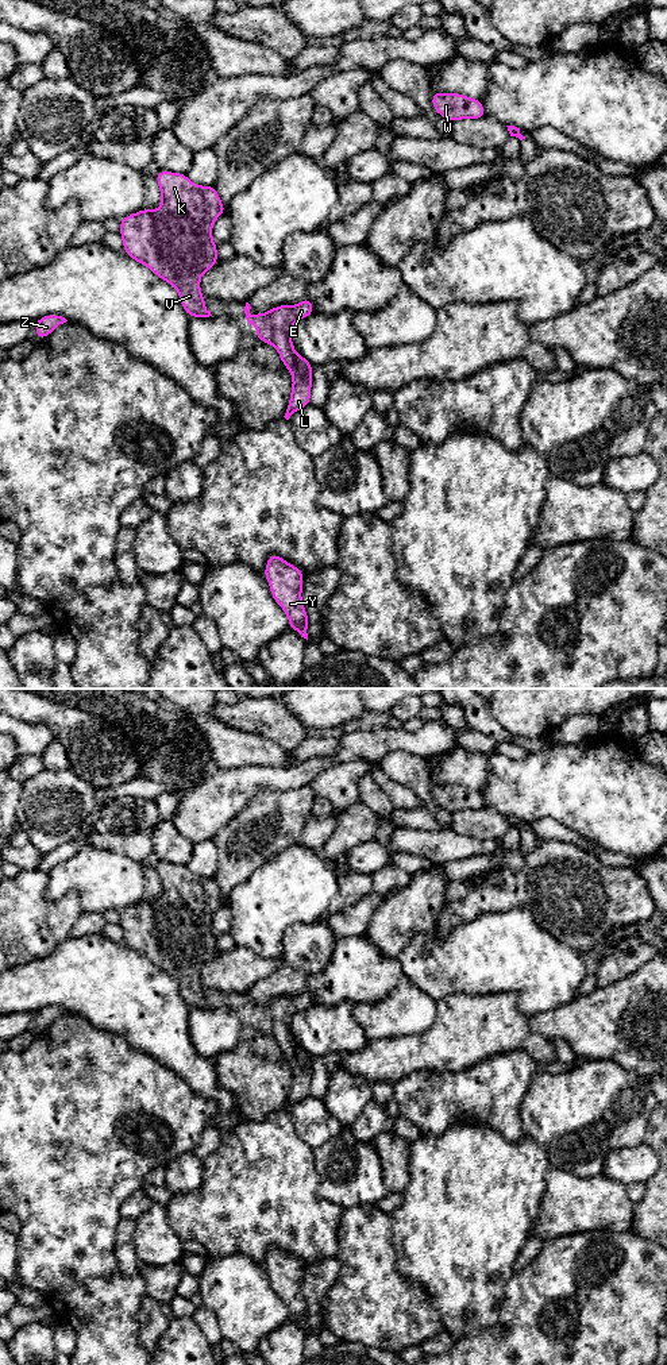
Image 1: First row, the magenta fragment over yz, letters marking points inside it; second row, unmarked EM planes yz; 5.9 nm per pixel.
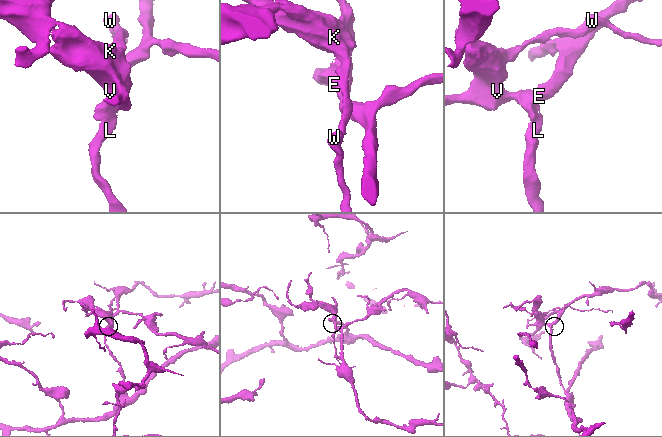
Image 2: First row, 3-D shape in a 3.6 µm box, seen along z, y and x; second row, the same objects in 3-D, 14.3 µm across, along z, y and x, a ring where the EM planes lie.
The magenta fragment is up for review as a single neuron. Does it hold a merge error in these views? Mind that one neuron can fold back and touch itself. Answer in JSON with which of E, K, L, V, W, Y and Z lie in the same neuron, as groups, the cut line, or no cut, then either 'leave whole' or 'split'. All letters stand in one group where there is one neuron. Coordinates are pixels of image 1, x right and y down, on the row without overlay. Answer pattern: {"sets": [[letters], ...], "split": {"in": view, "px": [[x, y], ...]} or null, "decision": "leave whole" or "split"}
{"sets": [["E", "K", "L", "V", "W", "Y", "Z"]], "split": null, "decision": "leave whole"}

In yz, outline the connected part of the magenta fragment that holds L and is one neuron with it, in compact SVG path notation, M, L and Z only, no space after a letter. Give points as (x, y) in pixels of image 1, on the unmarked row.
M305 988L297 996L278 996L267 1005L250 1006L250 995L246 994L244 1005L248 1015L257 1018L257 1030L277 1040L282 1054L293 1069L292 1086L285 1104L289 1108L311 1095L312 1060L313 1057L298 1046L292 1036L292 1018L313 1005L313 994Z

